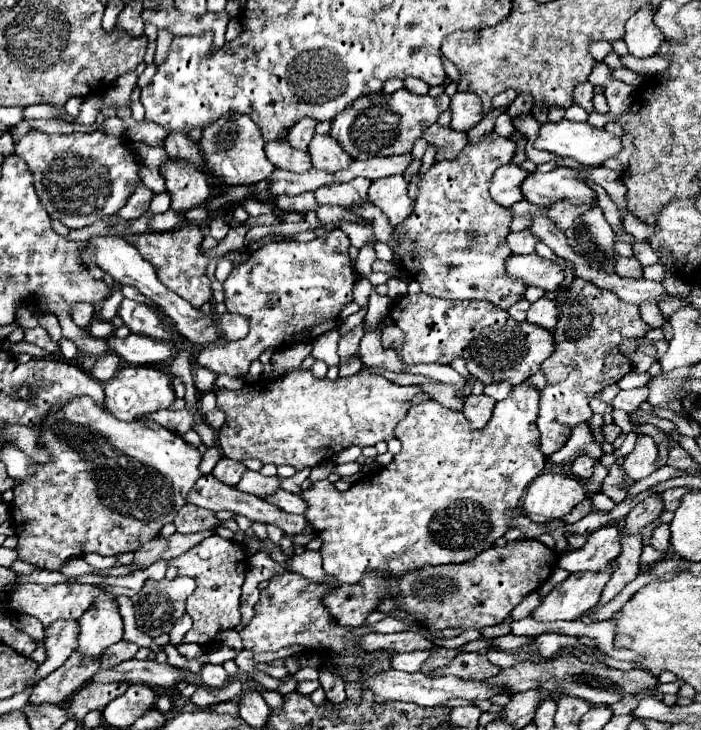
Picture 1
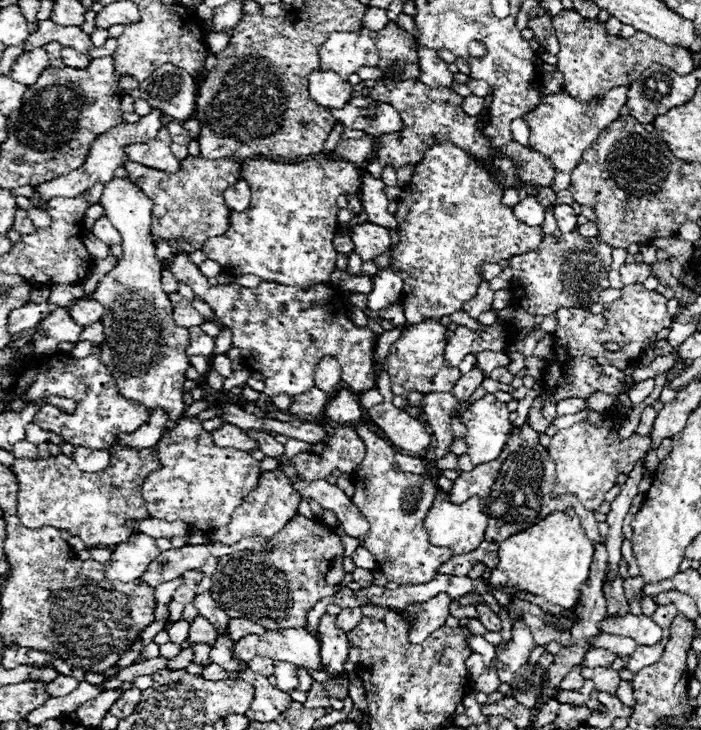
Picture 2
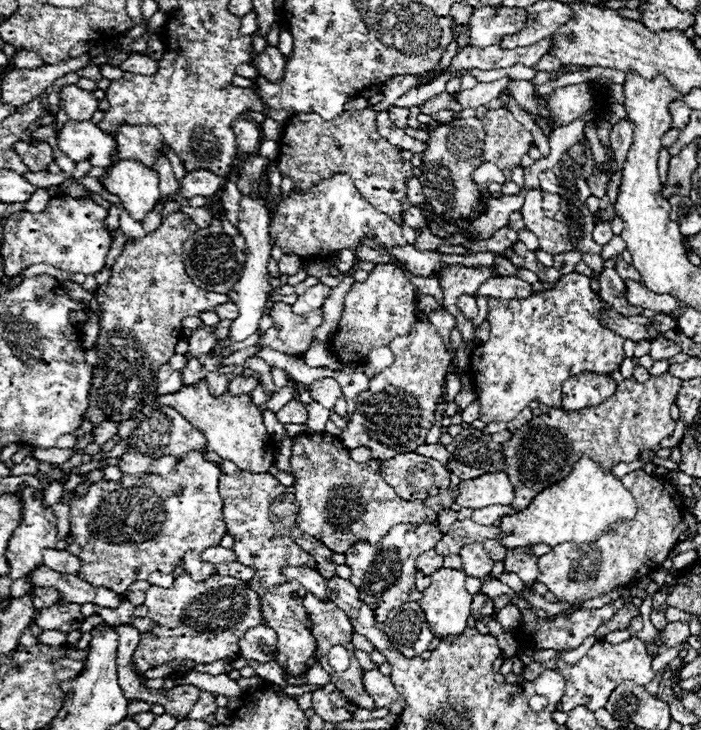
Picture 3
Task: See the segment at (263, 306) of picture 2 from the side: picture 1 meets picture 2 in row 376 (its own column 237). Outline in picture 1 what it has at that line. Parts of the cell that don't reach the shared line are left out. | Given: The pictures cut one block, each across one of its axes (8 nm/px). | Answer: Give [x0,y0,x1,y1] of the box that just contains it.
[196,228,354,376]

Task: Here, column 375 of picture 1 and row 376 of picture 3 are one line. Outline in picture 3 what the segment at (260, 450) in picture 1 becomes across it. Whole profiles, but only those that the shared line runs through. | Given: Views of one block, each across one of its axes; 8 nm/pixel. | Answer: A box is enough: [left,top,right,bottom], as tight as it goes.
[338,320,452,460]

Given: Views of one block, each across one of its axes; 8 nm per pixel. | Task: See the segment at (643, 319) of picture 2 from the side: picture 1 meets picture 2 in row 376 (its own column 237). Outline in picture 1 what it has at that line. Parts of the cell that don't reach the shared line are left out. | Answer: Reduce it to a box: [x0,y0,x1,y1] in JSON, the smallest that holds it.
[168,534,246,646]

